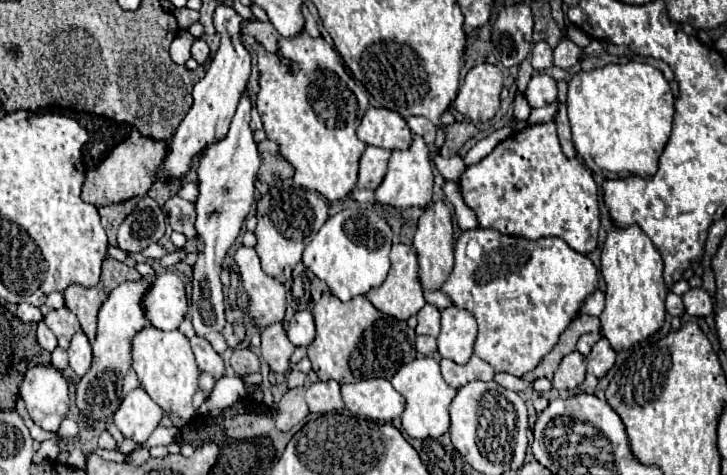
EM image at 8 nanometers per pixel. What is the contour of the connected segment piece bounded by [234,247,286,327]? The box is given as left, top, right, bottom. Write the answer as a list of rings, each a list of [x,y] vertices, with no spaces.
[[[240,247],[236,251],[236,265],[240,269],[240,279],[250,297],[248,313],[252,323],[266,327],[284,319],[286,309],[286,285],[282,281],[272,281],[260,269],[260,257],[250,247]]]

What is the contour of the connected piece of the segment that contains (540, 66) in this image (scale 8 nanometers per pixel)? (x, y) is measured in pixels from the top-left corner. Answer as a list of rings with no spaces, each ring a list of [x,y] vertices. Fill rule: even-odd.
[[[538,41],[532,51],[532,67],[536,71],[544,71],[544,69],[550,69],[552,65],[554,65],[552,47],[546,41]]]

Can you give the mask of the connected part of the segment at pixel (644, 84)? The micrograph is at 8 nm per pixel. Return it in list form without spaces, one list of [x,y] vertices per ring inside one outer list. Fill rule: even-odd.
[[[628,61],[624,65],[604,65],[590,73],[580,71],[568,83],[568,119],[572,127],[572,141],[576,153],[584,159],[586,167],[592,173],[602,175],[604,179],[620,179],[626,175],[652,177],[658,169],[658,159],[668,143],[672,125],[674,125],[674,95],[664,79],[662,71],[640,61]]]

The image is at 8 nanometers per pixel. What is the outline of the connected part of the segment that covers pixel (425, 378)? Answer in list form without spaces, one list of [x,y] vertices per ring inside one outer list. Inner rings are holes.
[[[416,357],[412,363],[398,369],[392,377],[392,387],[406,399],[406,409],[402,413],[402,427],[414,439],[438,439],[450,429],[448,405],[456,397],[456,389],[450,387],[442,375],[440,367],[432,357]]]

